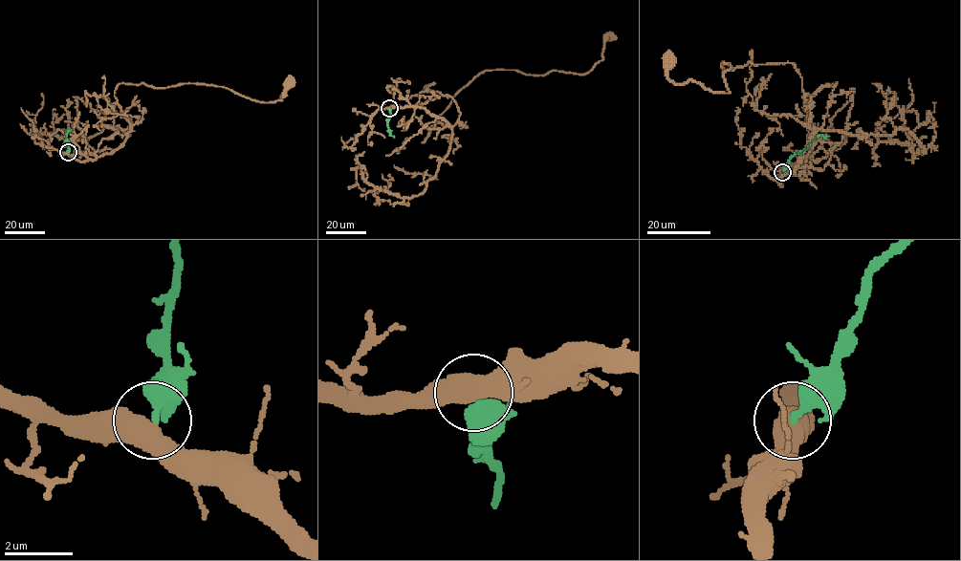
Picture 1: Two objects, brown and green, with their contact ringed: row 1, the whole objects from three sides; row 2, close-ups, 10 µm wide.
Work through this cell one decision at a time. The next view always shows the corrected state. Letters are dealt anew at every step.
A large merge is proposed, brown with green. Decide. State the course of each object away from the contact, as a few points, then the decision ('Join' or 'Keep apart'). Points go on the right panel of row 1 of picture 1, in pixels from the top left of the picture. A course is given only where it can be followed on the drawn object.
Course of brown: (782, 171), (780, 185), (814, 128), (792, 63), (723, 62), (728, 93), (713, 93), (675, 84), (669, 62). Course of green: (782, 171), (795, 153), (804, 150), (820, 135), (829, 136). Join

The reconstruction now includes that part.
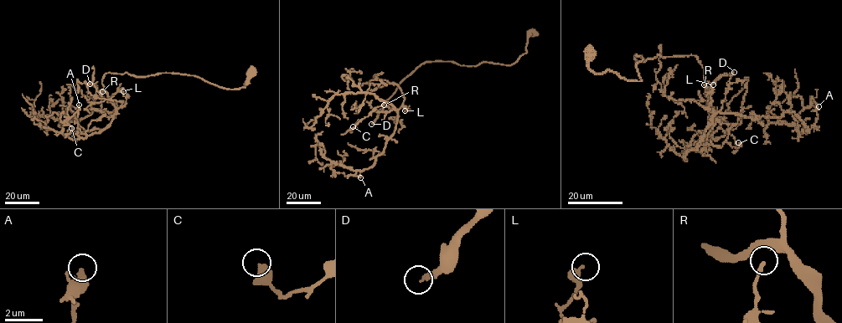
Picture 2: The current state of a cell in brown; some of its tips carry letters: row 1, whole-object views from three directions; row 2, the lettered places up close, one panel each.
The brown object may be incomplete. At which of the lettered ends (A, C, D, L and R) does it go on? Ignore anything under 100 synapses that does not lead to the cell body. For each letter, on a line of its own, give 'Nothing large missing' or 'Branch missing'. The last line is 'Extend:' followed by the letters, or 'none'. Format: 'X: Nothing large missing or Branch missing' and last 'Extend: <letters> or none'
A: Nothing large missing
C: Nothing large missing
D: Branch missing
L: Nothing large missing
R: Nothing large missing
Extend: D

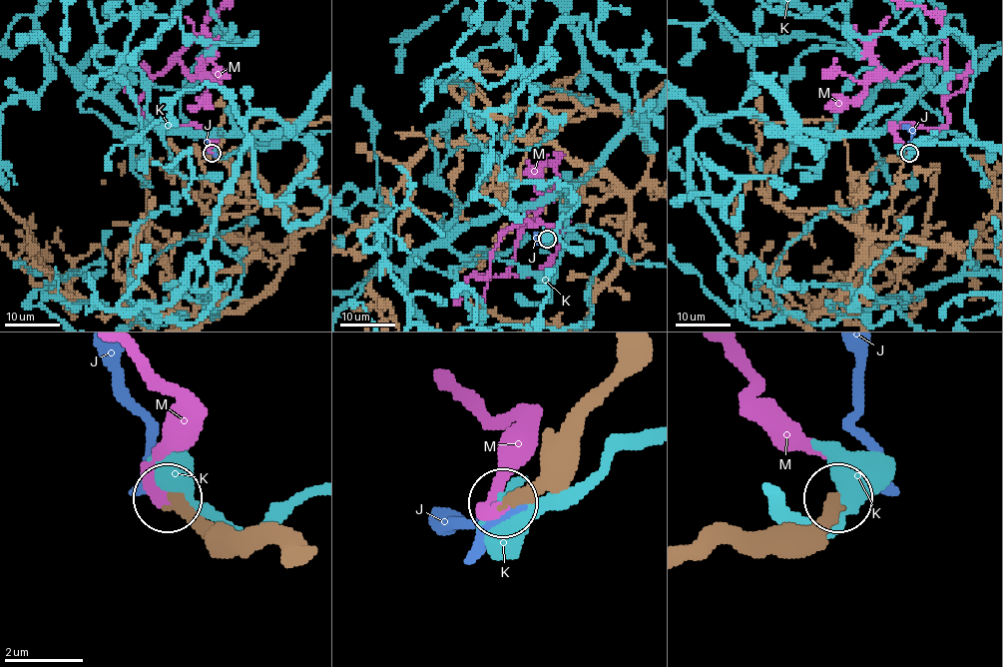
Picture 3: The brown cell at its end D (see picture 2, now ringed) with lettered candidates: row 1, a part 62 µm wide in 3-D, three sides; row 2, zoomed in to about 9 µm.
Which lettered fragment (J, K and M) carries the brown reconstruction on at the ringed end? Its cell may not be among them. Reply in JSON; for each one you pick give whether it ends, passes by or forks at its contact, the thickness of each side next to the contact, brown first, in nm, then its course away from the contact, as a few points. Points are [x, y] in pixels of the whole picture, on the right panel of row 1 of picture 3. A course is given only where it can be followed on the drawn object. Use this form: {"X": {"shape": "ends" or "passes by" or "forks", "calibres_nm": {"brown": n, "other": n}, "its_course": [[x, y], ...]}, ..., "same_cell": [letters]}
{"M": {"shape": "ends", "calibres_nm": {"brown": 360, "other": 320}}, "same_cell": ["M"]}

